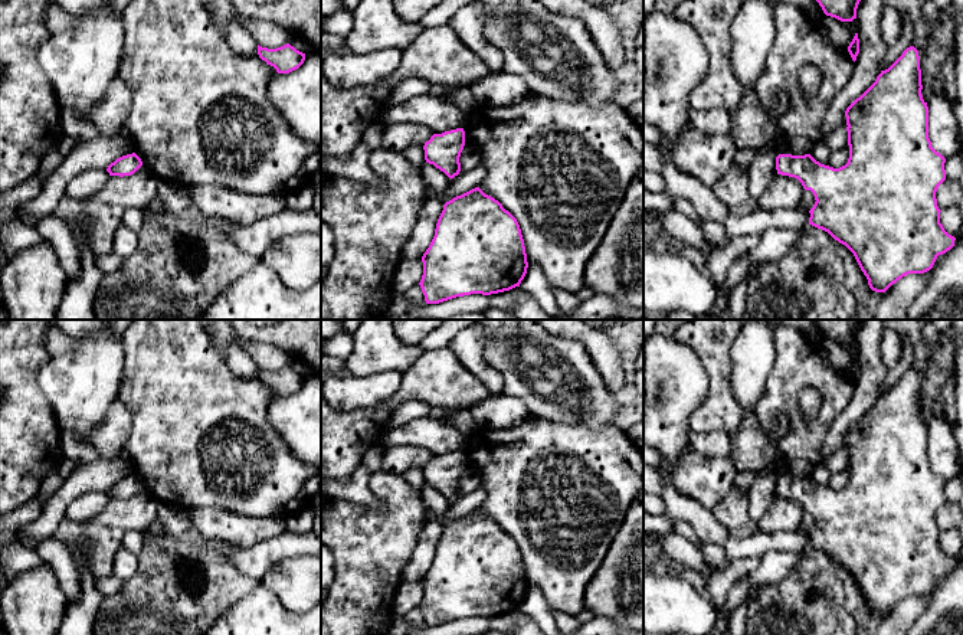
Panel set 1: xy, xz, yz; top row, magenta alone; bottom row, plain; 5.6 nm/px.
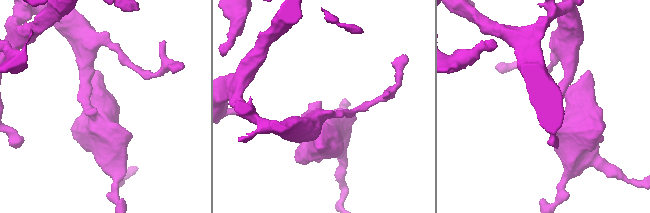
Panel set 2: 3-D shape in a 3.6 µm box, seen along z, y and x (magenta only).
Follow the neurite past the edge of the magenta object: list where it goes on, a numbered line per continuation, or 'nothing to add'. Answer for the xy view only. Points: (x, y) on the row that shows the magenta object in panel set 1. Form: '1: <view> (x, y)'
nothing to add

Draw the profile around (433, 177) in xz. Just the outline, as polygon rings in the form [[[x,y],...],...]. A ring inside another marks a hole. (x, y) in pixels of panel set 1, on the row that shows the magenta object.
[[[429,163],[423,164],[420,174],[423,183],[433,189],[438,196],[443,193],[451,183],[451,179],[443,171],[440,171],[439,168]]]

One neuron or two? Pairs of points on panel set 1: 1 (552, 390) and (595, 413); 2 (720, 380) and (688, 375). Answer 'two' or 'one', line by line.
1: one
2: two

